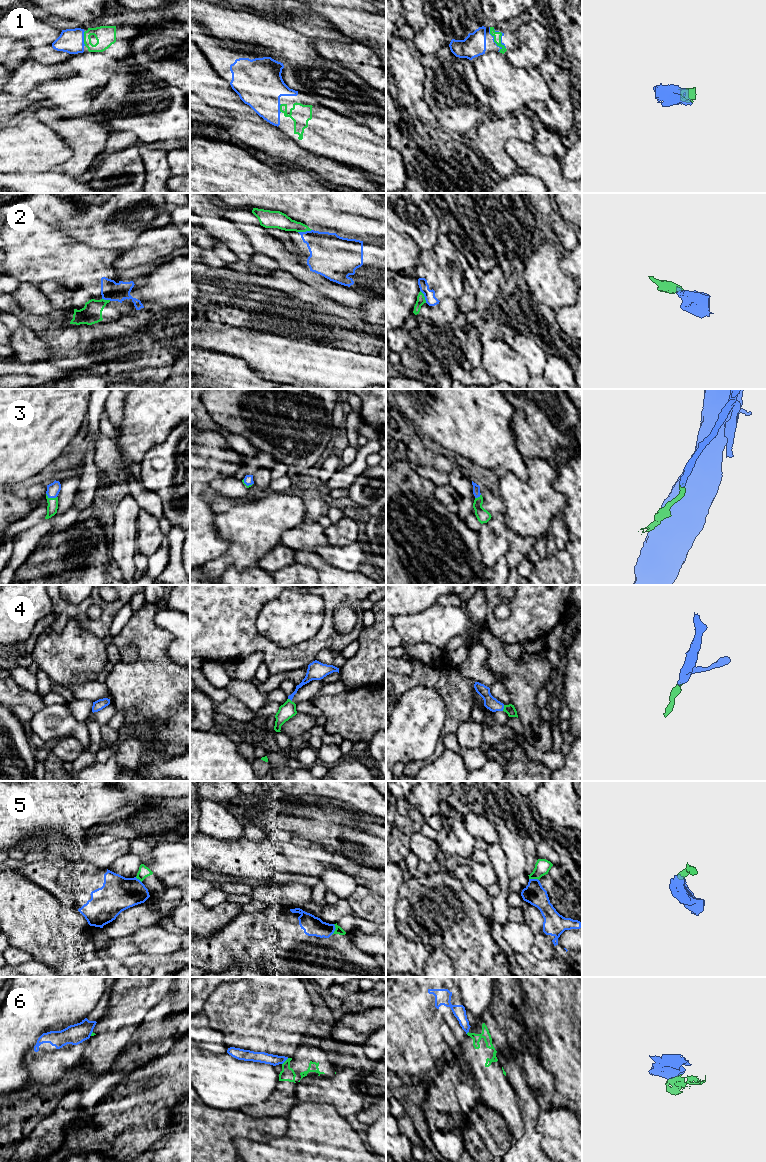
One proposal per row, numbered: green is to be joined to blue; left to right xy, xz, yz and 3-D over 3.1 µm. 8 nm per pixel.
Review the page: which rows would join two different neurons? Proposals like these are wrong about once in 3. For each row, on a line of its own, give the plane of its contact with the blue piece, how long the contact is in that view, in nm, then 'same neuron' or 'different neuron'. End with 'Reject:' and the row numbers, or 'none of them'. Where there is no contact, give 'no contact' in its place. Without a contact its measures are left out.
1: xy | 120 nm | same neuron
2: xz | 110 nm | different neuron
3: xy | 90 nm | same neuron
4: yz | 50 nm | same neuron
5: xz | 90 nm | different neuron
6: xz | 80 nm | different neuron
Reject: 2, 5, 6

